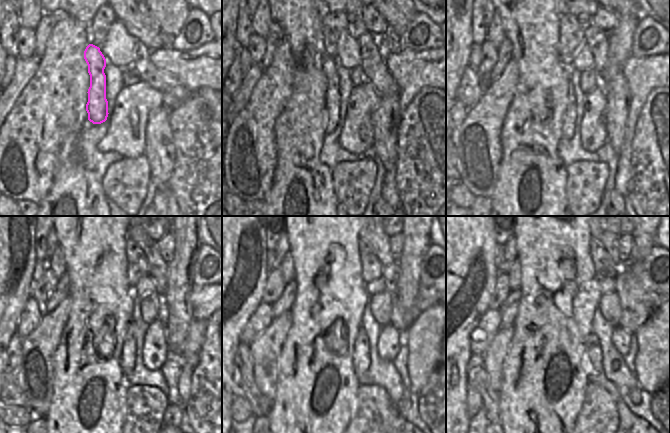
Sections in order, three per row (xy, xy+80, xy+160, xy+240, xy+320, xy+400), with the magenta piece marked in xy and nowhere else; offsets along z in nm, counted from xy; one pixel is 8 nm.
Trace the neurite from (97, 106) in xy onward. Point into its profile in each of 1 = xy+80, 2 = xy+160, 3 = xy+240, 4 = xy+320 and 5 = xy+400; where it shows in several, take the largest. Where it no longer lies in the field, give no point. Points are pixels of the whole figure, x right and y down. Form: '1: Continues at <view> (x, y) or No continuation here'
1: Continues at xy+80 (336, 113)
2: Continues at xy+160 (569, 120)
3: Continues at xy+240 (128, 356)
4: Continues at xy+320 (361, 353)
5: Continues at xy+400 (594, 371)

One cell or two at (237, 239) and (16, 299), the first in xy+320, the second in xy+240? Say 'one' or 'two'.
one

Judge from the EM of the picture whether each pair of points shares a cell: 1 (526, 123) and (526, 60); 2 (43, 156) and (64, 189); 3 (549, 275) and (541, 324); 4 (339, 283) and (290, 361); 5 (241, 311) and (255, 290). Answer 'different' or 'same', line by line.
1: same
2: different
3: same
4: same
5: same

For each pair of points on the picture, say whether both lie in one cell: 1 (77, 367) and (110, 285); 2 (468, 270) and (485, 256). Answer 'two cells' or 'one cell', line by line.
1: one cell
2: one cell

